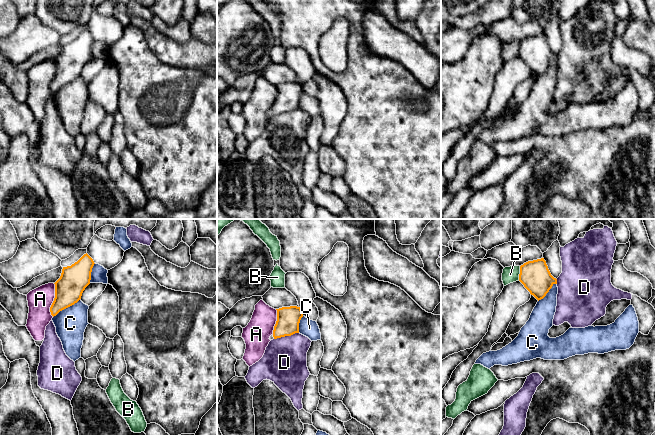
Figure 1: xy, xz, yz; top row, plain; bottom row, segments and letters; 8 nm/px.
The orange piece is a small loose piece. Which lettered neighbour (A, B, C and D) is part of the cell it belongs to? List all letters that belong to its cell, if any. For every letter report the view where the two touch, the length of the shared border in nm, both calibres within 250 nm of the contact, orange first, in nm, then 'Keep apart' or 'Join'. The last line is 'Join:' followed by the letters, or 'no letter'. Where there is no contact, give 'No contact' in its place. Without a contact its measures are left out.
A: Touches orange in xy. Shared border 280 nm. Thickness 220 nm (orange) against 190 nm. Keep apart
B: Touches orange in yz. Shared border 120 nm. Thickness 240 nm (orange) against 130 nm. Keep apart
C: Touches orange in xy. Shared border 260 nm. Thickness 220 nm (orange) against 240 nm. Keep apart
D: Touches orange in xz. Shared border 200 nm. Thickness 190 nm (orange) against 360 nm. Keep apart
Join: no letter

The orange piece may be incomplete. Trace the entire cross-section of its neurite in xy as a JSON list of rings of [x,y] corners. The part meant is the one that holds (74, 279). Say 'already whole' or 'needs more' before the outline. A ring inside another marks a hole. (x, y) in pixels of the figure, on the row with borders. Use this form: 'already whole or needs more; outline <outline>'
already whole; outline [[[86,253],[71,266],[63,267],[55,284],[55,298],[50,307],[54,317],[60,311],[77,303],[85,288],[90,284],[93,259]]]

